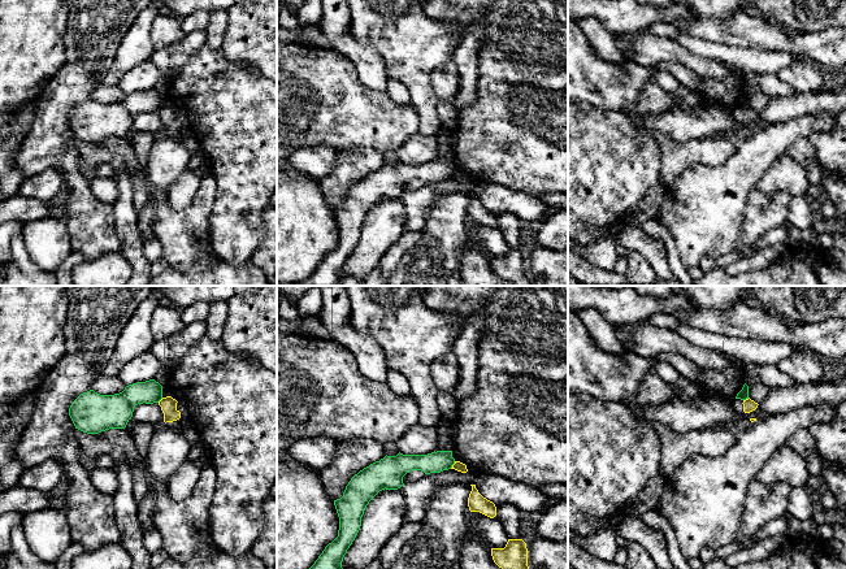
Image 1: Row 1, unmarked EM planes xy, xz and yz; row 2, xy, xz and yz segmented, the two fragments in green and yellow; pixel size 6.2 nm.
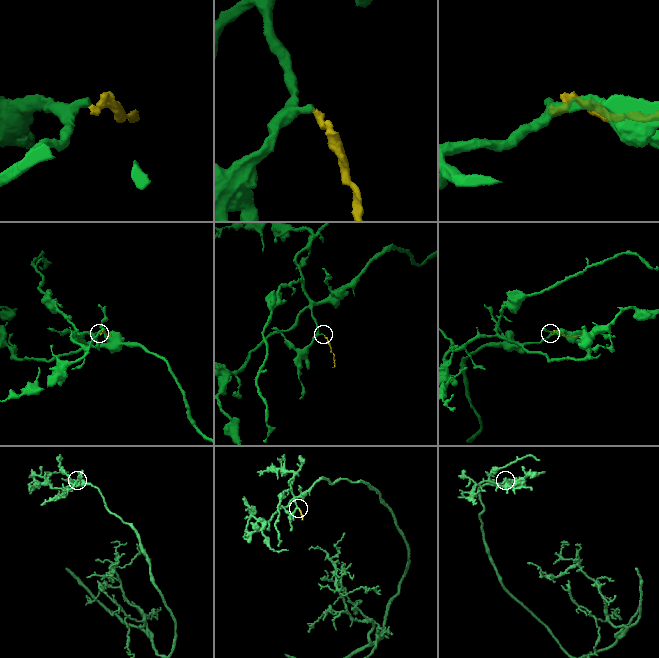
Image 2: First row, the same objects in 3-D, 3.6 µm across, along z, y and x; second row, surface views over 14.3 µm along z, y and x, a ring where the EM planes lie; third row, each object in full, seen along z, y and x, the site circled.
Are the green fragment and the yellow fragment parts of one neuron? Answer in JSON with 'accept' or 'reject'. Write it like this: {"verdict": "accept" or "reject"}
{"verdict": "reject"}

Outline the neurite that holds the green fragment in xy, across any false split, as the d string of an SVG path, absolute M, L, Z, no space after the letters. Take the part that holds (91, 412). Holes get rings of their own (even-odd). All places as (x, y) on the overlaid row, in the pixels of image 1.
M155 379L129 385L114 395L90 390L71 403L69 416L75 429L99 434L109 429L125 429L138 404L153 404L161 399L162 386Z

